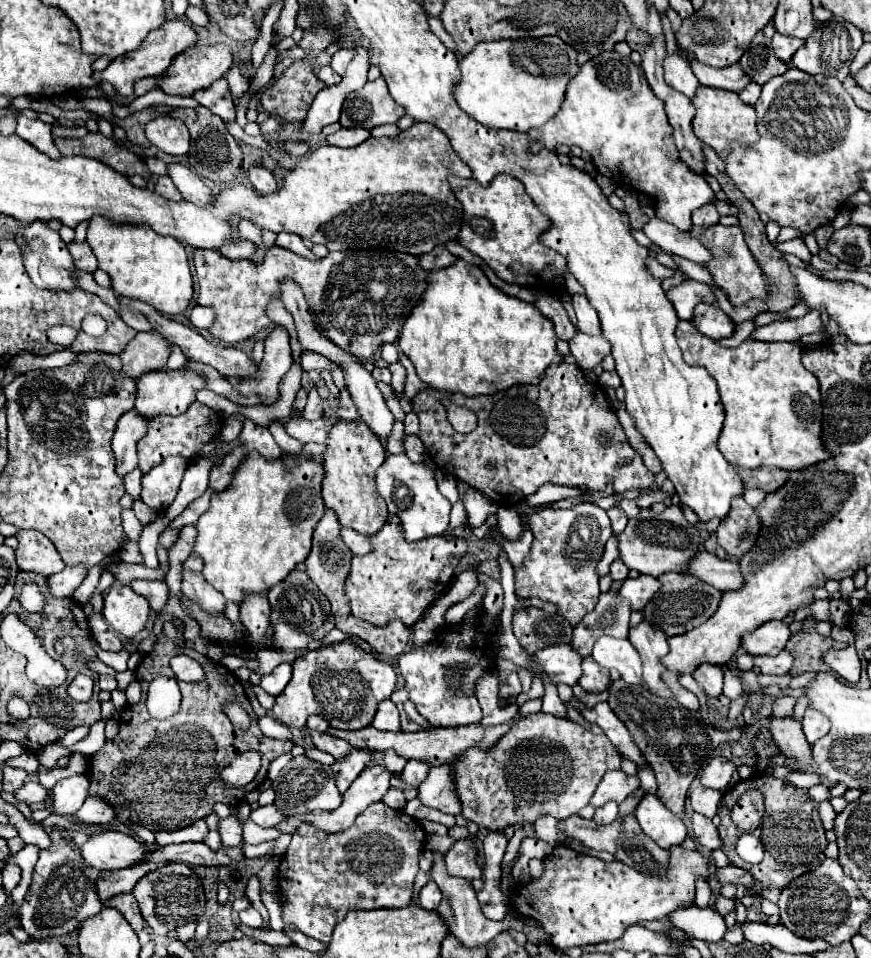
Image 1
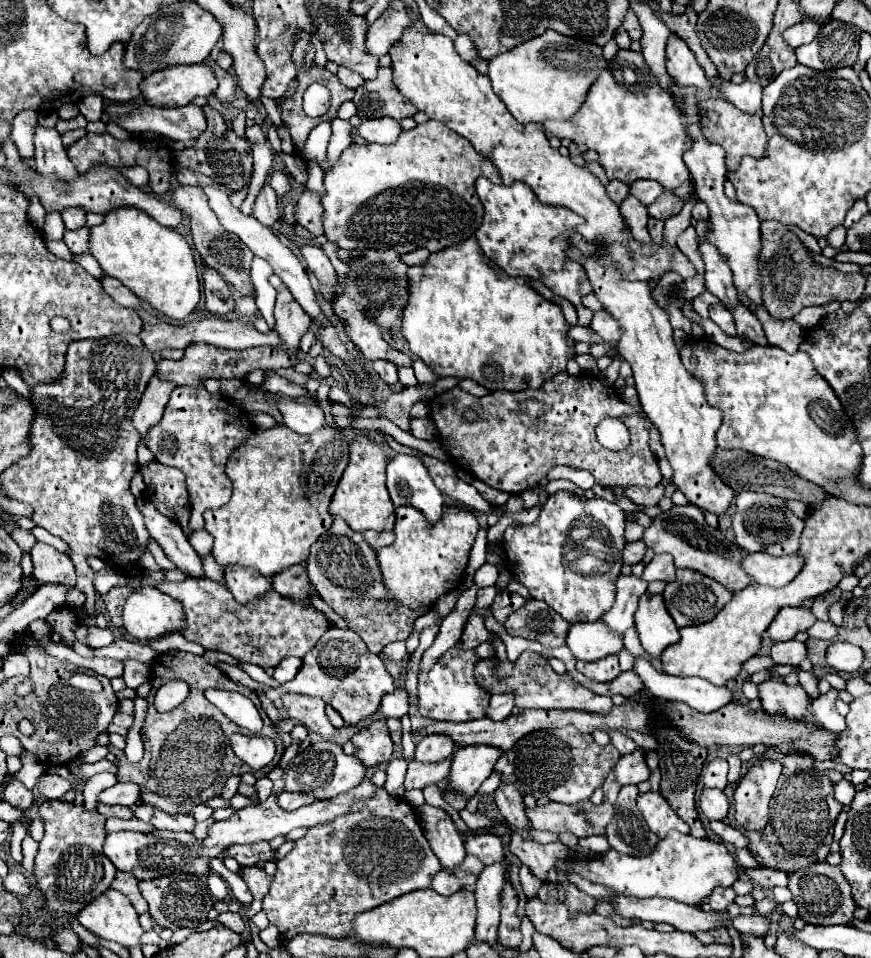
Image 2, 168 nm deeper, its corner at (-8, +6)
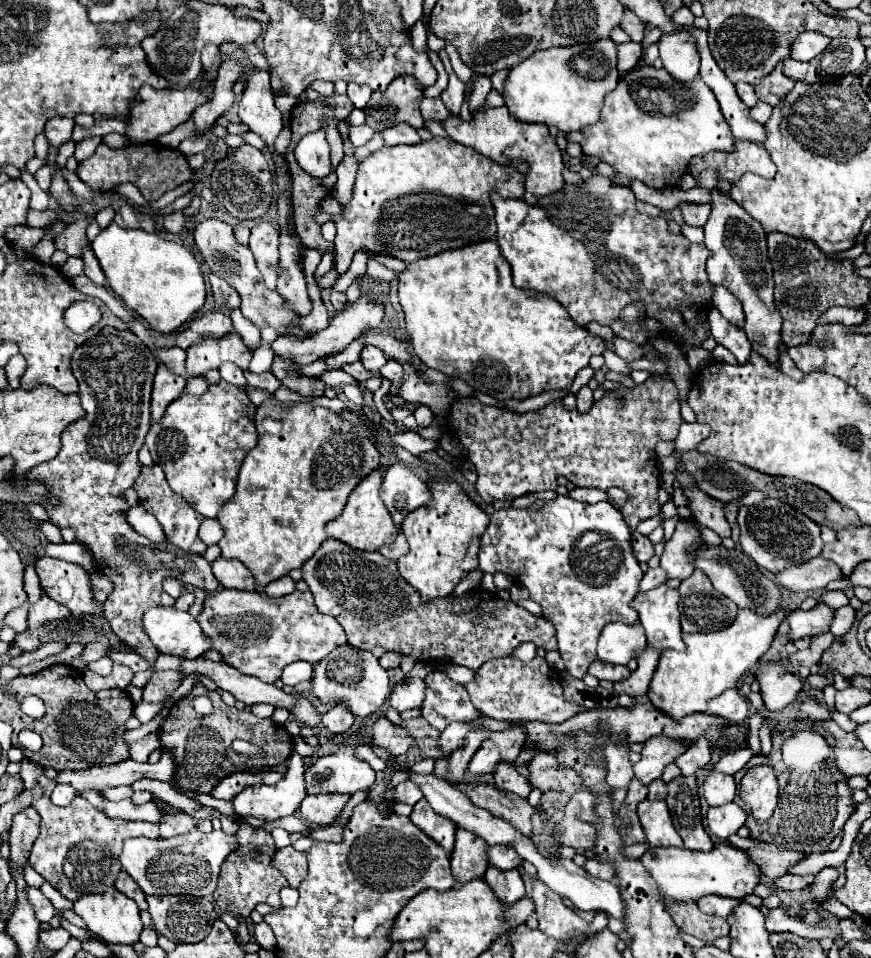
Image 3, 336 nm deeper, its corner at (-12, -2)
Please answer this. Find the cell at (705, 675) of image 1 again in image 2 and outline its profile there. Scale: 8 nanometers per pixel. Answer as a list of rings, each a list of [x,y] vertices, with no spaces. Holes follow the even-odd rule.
[[[754,656],[754,658],[750,658],[750,660],[744,664],[744,670],[746,670],[748,674],[754,674],[754,672],[758,672],[758,670],[768,670],[768,668],[774,668],[774,666],[778,666],[778,664],[774,664],[774,662],[770,660],[770,656]]]

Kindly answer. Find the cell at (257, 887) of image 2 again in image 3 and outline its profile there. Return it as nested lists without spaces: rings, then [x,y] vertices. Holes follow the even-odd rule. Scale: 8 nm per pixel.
[[[240,824],[238,828],[238,850],[234,850],[222,864],[218,888],[214,900],[222,912],[232,912],[238,916],[250,916],[256,904],[266,902],[270,906],[280,906],[280,888],[286,886],[286,878],[270,864],[270,856],[276,852],[270,832],[252,828],[250,824]]]

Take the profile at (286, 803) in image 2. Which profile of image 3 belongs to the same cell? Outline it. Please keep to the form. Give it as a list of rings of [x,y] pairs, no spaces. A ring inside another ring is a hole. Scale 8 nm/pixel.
[[[306,796],[298,808],[300,818],[308,824],[330,824],[346,806],[348,796]]]

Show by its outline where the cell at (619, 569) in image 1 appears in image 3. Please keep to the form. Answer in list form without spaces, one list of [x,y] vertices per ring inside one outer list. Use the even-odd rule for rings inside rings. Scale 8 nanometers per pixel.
[[[638,532],[632,534],[632,548],[638,562],[648,562],[654,556],[654,544],[646,536],[640,536]]]

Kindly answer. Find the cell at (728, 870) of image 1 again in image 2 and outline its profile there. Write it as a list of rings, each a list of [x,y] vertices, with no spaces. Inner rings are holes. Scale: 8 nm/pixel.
[[[756,868],[756,870],[746,870],[748,878],[766,888],[766,890],[772,890],[772,888],[787,887],[788,884],[788,874],[782,872],[782,870],[774,870],[774,868]]]

